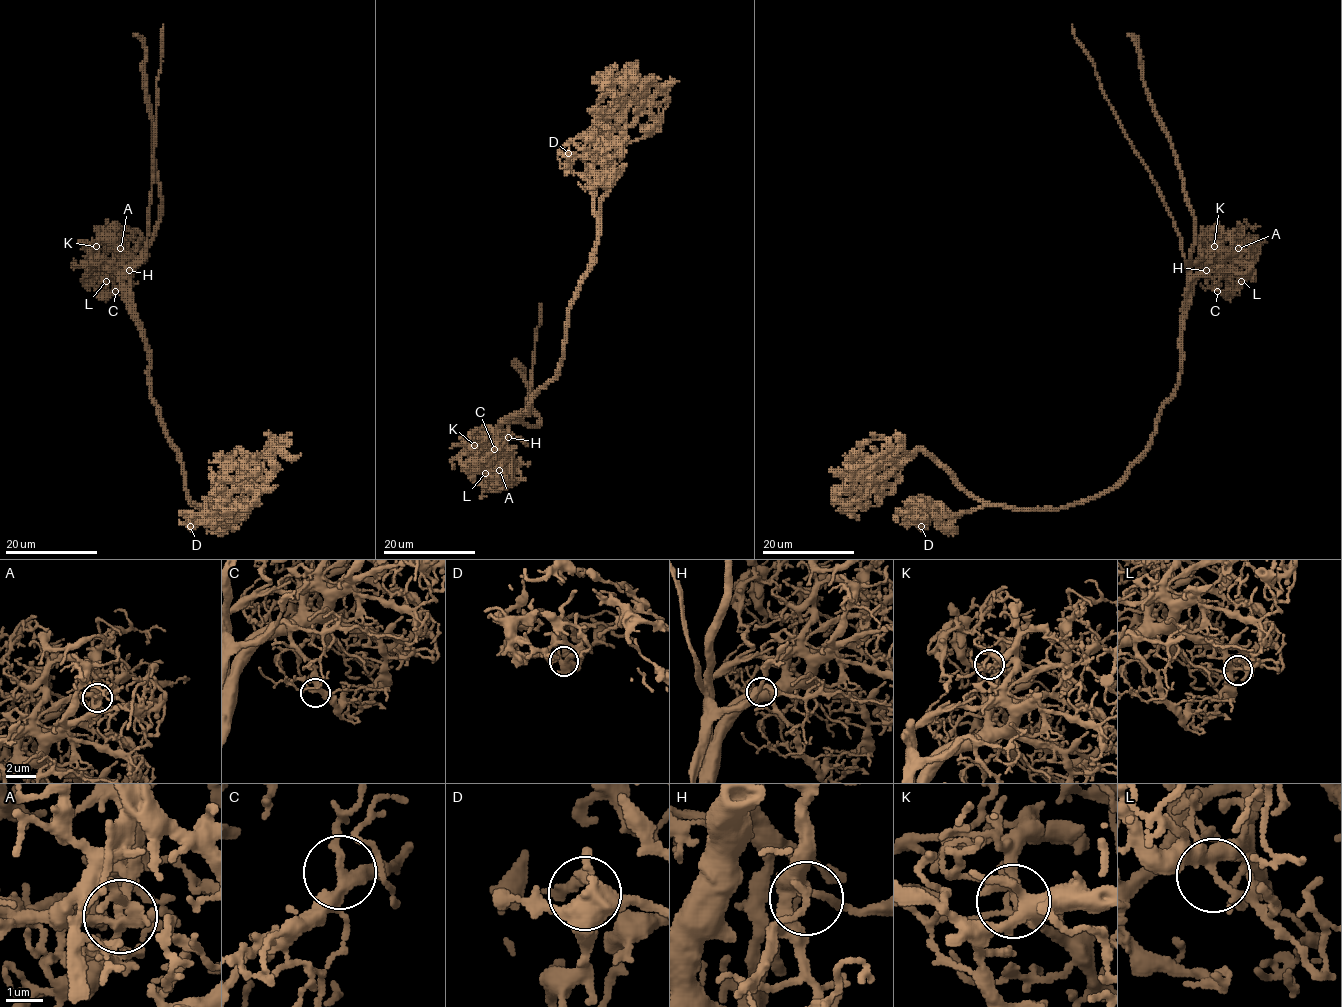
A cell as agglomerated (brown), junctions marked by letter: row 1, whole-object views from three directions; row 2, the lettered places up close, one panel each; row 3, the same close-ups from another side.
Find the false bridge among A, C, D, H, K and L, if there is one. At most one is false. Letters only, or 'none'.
A

